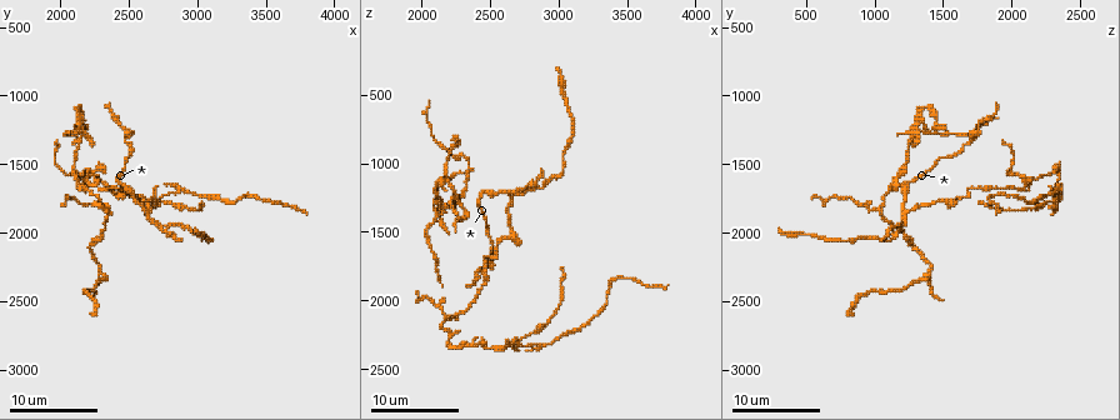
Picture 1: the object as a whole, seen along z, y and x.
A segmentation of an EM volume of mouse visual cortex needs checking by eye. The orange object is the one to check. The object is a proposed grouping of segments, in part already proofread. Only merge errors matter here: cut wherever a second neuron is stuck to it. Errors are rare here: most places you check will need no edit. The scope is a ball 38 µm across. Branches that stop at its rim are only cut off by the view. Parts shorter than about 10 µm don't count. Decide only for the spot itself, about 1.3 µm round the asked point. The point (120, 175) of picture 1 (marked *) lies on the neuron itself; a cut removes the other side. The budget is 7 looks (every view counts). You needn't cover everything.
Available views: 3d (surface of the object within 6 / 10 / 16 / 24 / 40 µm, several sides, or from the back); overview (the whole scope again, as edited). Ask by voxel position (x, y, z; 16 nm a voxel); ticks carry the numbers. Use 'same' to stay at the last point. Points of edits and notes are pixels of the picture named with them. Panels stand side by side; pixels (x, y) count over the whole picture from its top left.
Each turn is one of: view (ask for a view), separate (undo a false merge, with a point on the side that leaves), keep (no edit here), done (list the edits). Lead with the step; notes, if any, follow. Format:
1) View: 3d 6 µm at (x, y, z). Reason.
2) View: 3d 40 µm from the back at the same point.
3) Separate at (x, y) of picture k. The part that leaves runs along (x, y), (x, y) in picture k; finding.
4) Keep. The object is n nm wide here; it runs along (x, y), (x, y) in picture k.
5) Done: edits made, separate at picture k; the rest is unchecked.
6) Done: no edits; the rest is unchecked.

View: 3d 10 µm at (2660, 1860, 1220). A fork.

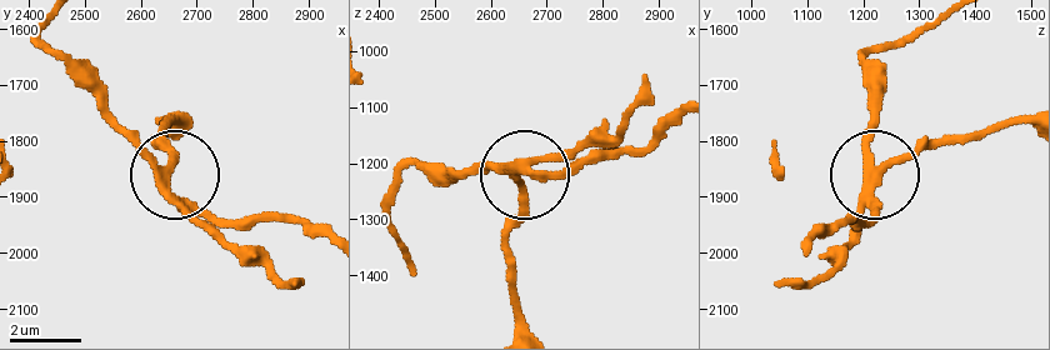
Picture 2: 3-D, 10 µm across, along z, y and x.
View: 3d 10 µm from the back at (2640, 1870, 1215).

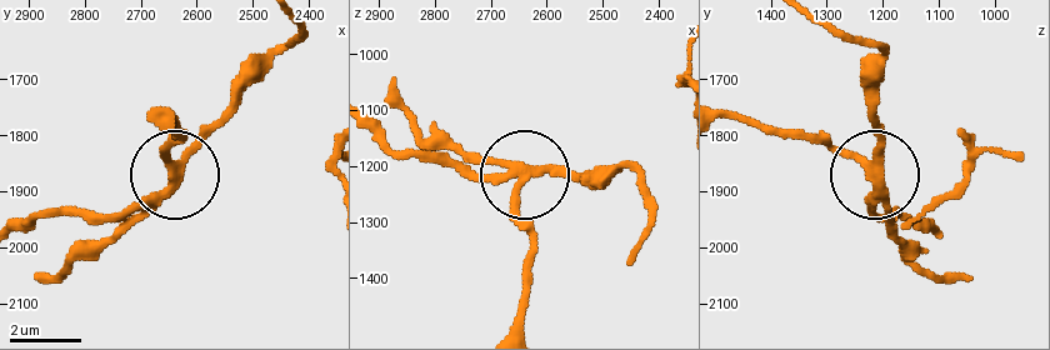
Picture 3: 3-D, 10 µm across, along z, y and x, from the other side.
Keep. It runs along (296, 23), (296, 35), (234, 110), (111, 241) in picture 3; one neuron here.

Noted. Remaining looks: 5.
View: 3d 10 µm at (2120, 1600, 1140). Three-way junction.

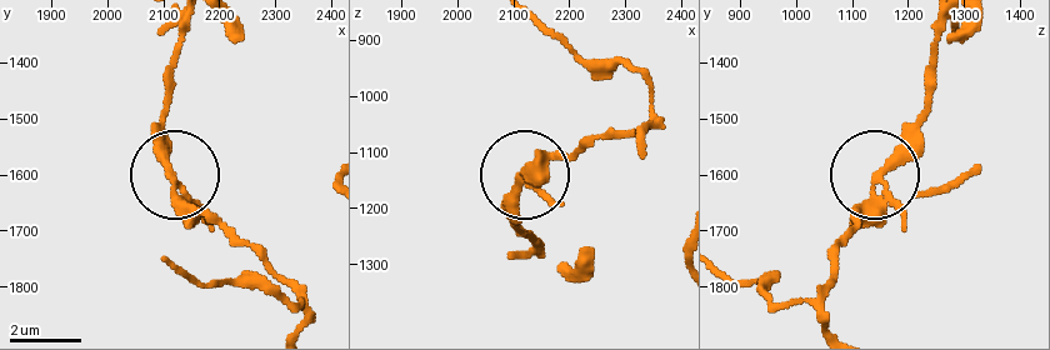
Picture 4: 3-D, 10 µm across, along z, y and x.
Keep. 3 arms meet here; continuous, no second neuron.

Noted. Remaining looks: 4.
View: 3d 16 µm at (2260, 1640, 2100).

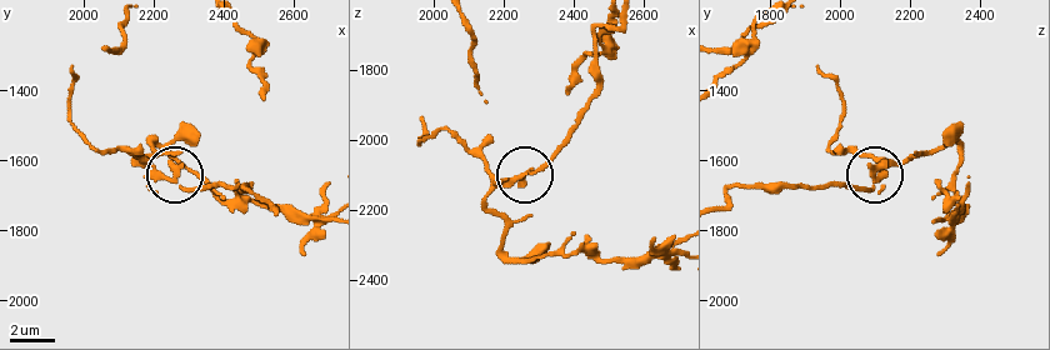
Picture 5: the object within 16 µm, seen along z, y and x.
Keep. It runs along (620, 20), (594, 31), (598, 88), (564, 144), (483, 204) in picture 5; continuous, no second neuron.

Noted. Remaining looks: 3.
View: 3d 10 µm at (2700, 1760, 2320). Looks like a crossing.

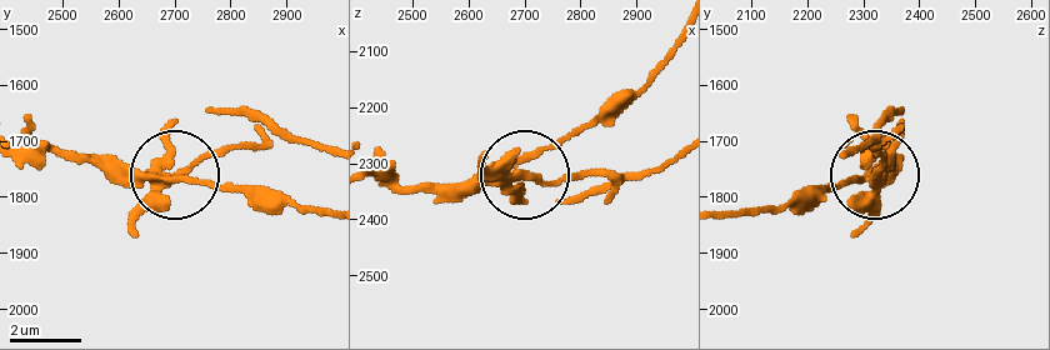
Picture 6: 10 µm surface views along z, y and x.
Keep. It runs along (28, 144), (258, 189) in picture 6; continuous, no second neuron.

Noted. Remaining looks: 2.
Done: no edits; the rest is unchecked.

